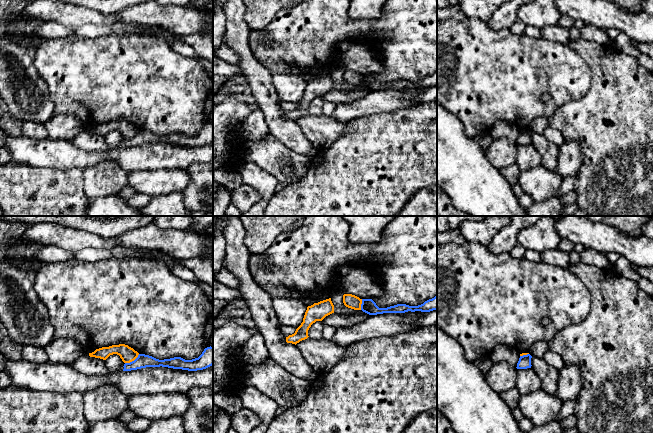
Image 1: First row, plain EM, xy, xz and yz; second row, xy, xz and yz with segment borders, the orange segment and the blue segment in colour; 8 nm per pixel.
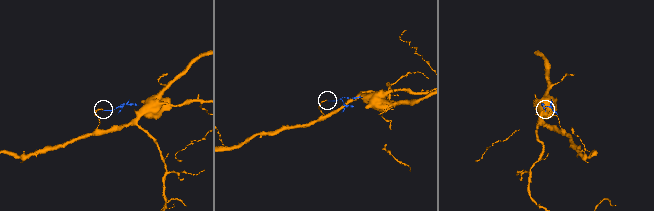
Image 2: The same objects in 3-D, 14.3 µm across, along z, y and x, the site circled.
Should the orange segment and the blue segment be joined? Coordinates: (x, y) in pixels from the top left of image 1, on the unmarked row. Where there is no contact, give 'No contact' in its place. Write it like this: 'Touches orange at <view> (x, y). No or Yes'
Touches orange at xy (132, 136). No

